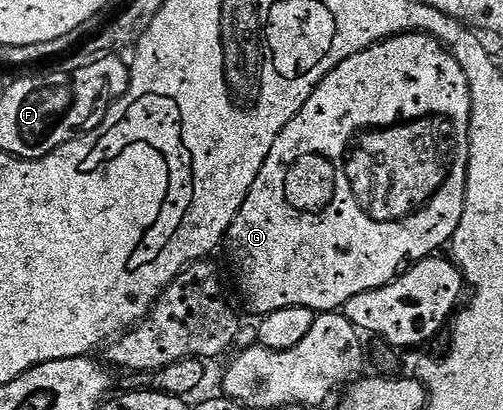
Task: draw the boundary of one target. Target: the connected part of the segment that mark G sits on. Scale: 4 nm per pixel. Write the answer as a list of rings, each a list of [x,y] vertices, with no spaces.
[[[405,32],[402,36],[392,36],[390,40],[380,40],[378,44],[372,44],[367,50],[363,50],[359,54],[351,54],[351,58],[339,62],[339,66],[335,66],[335,70],[331,70],[331,74],[327,74],[313,87],[311,98],[307,98],[303,110],[299,110],[299,114],[295,118],[291,118],[291,122],[287,122],[283,134],[279,134],[279,138],[275,138],[275,146],[271,146],[271,154],[267,154],[267,158],[263,162],[263,170],[259,170],[259,178],[255,178],[255,186],[251,186],[251,190],[239,210],[239,214],[235,214],[235,222],[231,222],[229,227],[227,233],[229,260],[233,263],[234,270],[237,271],[237,284],[241,287],[242,294],[245,295],[245,304],[254,312],[254,317],[260,318],[271,314],[275,310],[287,310],[291,306],[303,306],[318,314],[344,309],[345,304],[351,302],[351,298],[355,298],[355,294],[363,294],[367,290],[382,288],[384,284],[390,284],[391,281],[396,280],[402,269],[410,262],[424,260],[440,253],[437,251],[444,244],[446,247],[452,241],[455,230],[459,226],[459,218],[463,218],[465,187],[467,186],[467,166],[469,165],[470,122],[471,86],[467,86],[467,74],[463,74],[463,66],[459,66],[459,62],[455,62],[452,51],[446,48],[444,44],[440,44],[434,36],[428,36],[422,32]]]

